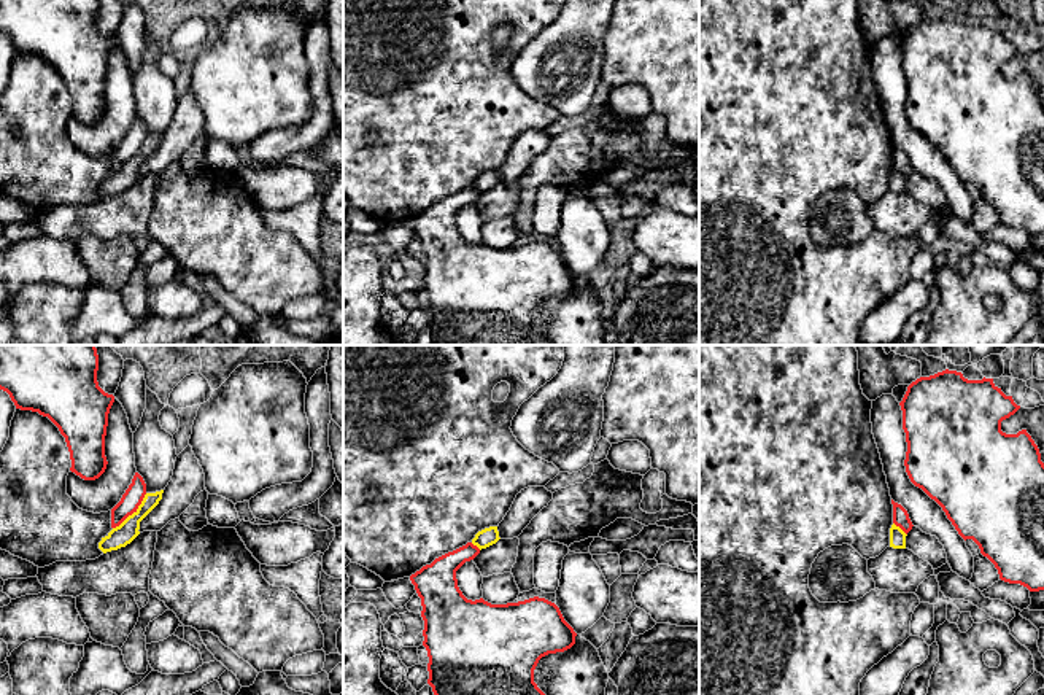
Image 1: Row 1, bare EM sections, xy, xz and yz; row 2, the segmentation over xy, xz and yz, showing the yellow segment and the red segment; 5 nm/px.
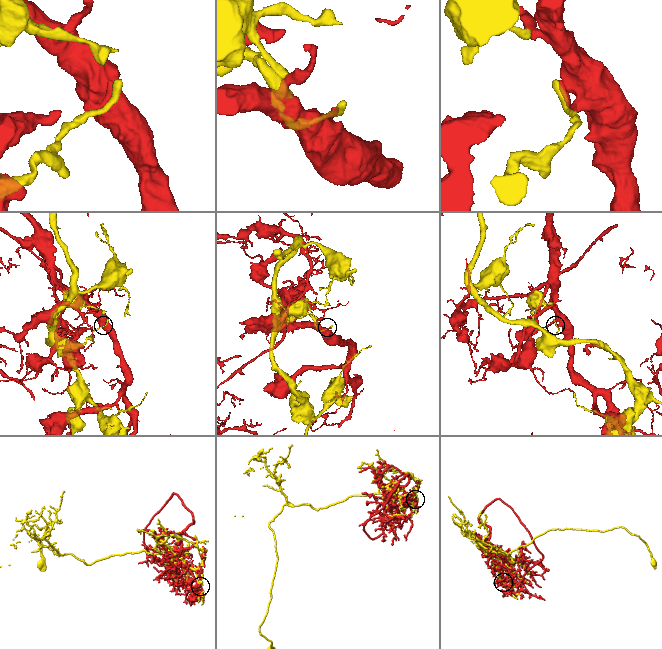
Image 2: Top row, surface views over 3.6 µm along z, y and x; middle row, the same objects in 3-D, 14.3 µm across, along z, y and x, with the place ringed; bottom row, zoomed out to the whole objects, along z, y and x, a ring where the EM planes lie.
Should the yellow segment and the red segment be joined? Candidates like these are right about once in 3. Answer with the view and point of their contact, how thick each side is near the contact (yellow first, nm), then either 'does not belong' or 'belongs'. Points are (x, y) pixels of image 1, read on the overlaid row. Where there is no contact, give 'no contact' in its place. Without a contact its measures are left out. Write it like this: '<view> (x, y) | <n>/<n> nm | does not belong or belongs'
xy (134, 512) | 110/100 nm | does not belong

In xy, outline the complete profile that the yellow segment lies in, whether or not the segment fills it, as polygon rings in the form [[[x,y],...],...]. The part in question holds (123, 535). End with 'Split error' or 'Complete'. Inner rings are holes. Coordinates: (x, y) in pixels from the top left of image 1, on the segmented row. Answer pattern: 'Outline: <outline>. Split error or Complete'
Outline: [[[164,490],[146,493],[138,509],[102,538],[99,549],[106,553],[130,544],[140,534],[140,522],[159,504],[162,493]]]. Complete

